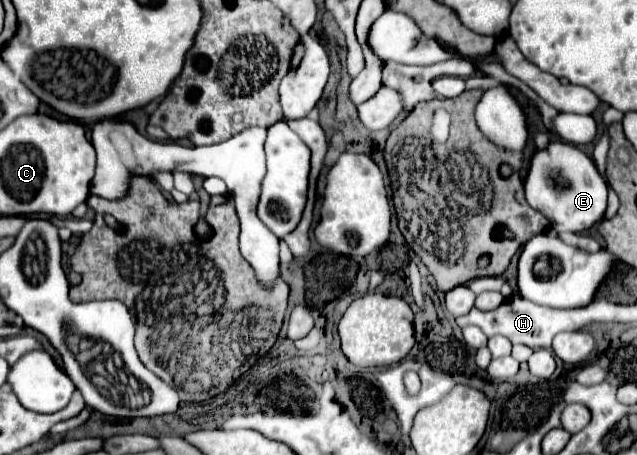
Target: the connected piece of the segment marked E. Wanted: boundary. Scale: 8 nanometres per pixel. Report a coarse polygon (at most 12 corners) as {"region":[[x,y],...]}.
{"region":[[552,140],[526,176],[526,200],[556,232],[604,218],[592,158]]}

